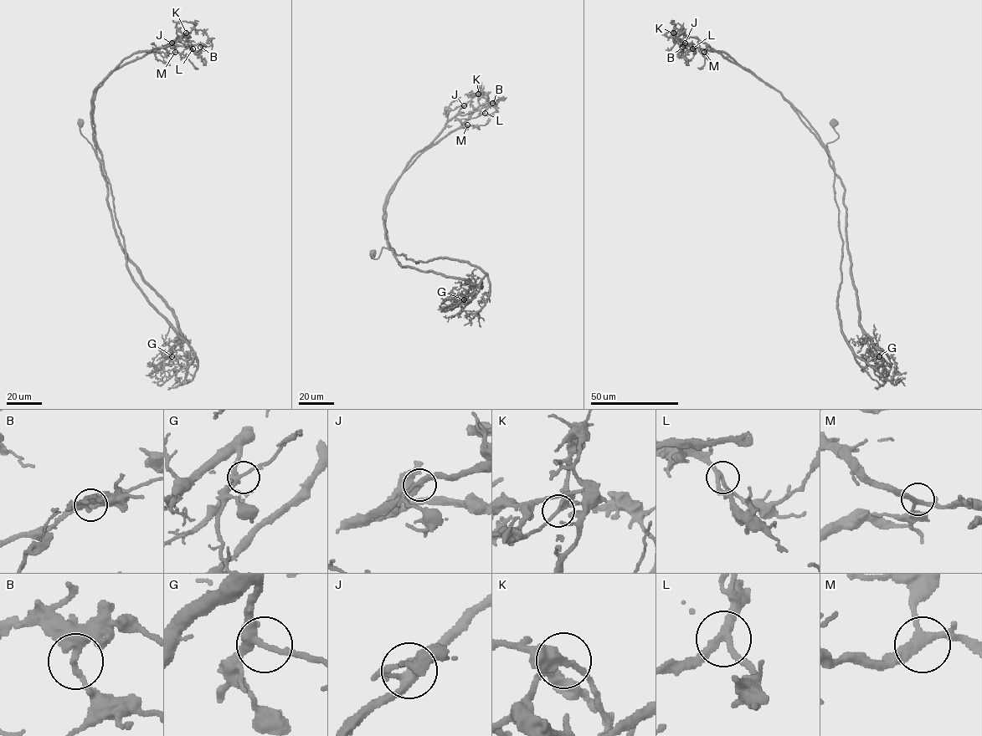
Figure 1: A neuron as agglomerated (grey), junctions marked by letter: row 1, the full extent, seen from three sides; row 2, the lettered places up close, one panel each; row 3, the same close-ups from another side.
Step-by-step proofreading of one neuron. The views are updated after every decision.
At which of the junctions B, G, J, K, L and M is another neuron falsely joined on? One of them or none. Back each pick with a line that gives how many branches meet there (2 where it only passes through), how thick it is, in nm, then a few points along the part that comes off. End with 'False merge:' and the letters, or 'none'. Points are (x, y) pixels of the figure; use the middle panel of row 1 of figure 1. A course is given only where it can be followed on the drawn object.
K: 3 branches meet; 280 nm thick; foreign part runs (478, 94), (479, 106), (408, 167), (385, 206), (397, 254), (465, 261), (487, 277), (487, 302), (464, 325)
False merge: K

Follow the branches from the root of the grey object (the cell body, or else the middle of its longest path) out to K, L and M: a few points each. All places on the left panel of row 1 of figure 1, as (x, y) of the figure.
K: (79, 123), (80, 133), (95, 153), (91, 117), (93, 91), (127, 57), (167, 47), (178, 42), (186, 33)
L: (79, 123), (80, 133), (95, 153), (91, 99), (97, 86), (115, 69), (175, 41), (192, 48)
M: (79, 123), (80, 133), (95, 153), (93, 91), (114, 70), (149, 52), (166, 45), (173, 45), (175, 52)

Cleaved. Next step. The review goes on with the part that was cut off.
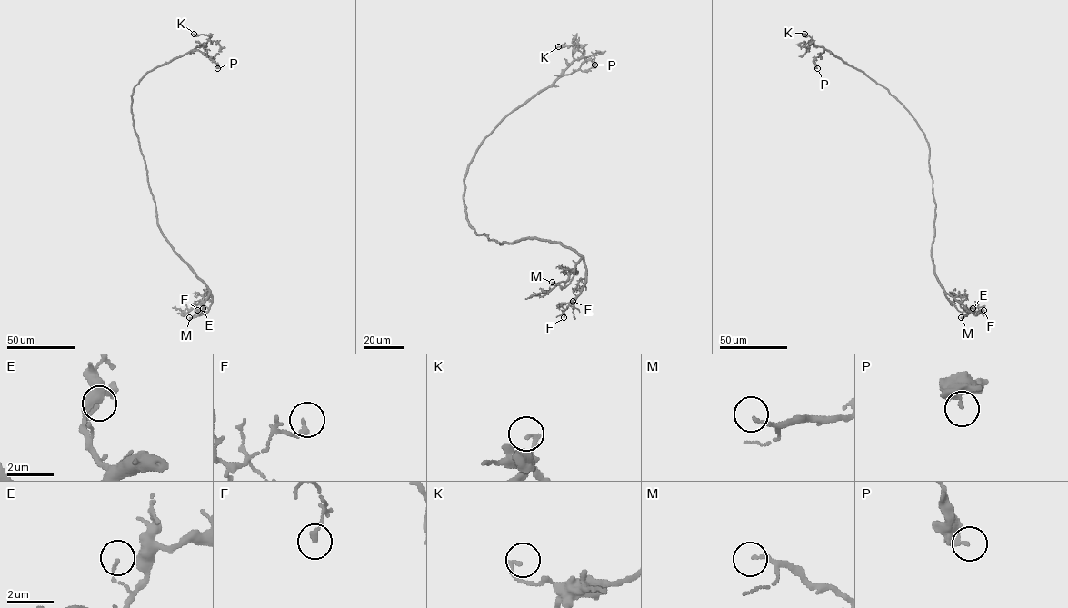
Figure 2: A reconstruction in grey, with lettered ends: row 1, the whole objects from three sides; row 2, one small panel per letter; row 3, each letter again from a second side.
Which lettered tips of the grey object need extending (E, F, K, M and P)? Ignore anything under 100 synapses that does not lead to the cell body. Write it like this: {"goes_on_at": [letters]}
{"goes_on_at": []}

